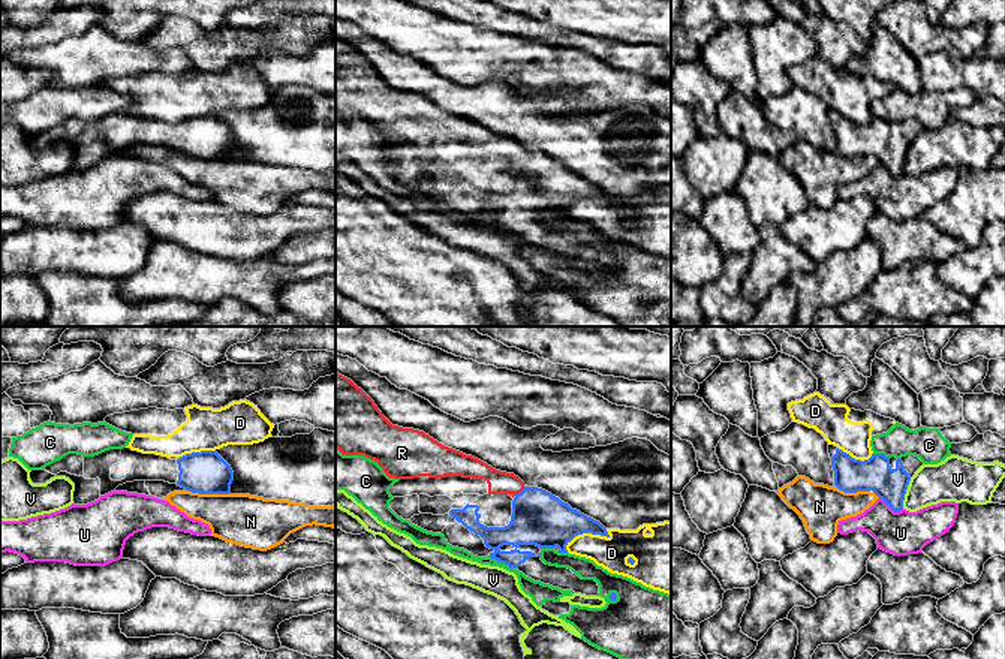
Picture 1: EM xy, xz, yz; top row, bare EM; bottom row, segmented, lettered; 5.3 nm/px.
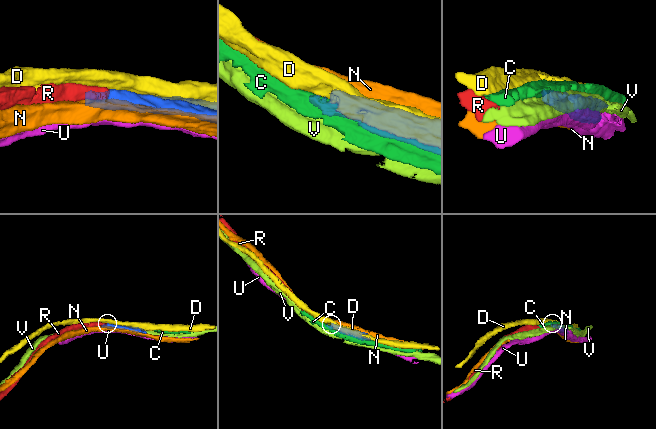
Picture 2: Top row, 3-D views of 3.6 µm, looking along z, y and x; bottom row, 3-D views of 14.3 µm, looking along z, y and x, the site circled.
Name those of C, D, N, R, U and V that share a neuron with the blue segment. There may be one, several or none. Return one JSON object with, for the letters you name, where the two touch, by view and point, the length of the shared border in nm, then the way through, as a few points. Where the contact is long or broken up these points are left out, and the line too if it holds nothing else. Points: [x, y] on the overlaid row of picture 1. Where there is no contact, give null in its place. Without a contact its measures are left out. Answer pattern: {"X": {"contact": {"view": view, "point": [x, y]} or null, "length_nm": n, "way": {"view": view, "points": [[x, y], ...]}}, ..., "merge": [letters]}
{"R": {"contact": {"view": "xz", "point": [518, 493]}, "length_nm": 80, "way": {"view": "xz", "points": [[539, 518], [518, 493], [509, 484], [499, 483]]}}, "merge": ["R"]}

